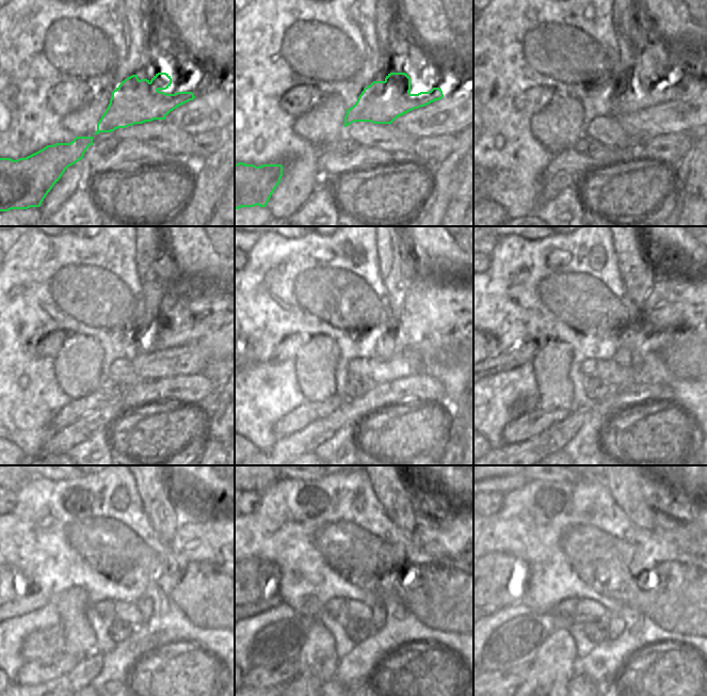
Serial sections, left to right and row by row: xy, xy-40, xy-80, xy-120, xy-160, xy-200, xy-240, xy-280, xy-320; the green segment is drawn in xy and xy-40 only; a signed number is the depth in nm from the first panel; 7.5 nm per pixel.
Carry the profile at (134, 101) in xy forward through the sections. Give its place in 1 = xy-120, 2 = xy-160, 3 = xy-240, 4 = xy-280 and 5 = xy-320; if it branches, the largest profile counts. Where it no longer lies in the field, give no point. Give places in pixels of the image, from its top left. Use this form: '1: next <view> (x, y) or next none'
1: next xy-120 (182, 318)
2: next xy-160 (433, 315)
3: next xy-240 (212, 539)
4: next xy-280 (451, 537)
5: next xy-320 (690, 538)

